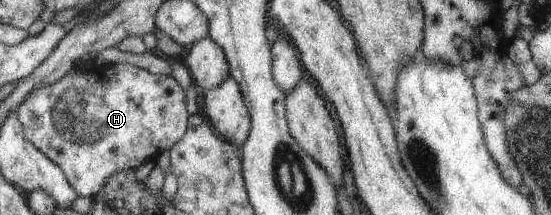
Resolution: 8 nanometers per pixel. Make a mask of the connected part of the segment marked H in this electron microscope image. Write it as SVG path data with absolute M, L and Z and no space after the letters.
M129 64L95 65L84 69L75 69L73 67L60 80L56 80L56 82L52 82L48 86L42 86L42 88L34 88L32 92L28 92L26 98L18 104L16 112L19 121L23 125L24 138L31 142L32 146L43 151L56 166L60 167L60 170L63 170L68 184L72 187L72 190L76 191L77 197L88 198L99 192L100 188L104 186L104 182L111 178L111 174L118 172L118 170L126 170L126 168L136 169L144 160L154 159L162 150L169 150L171 146L179 142L187 130L187 121L190 119L190 115L186 113L184 93L172 76L158 76Z

